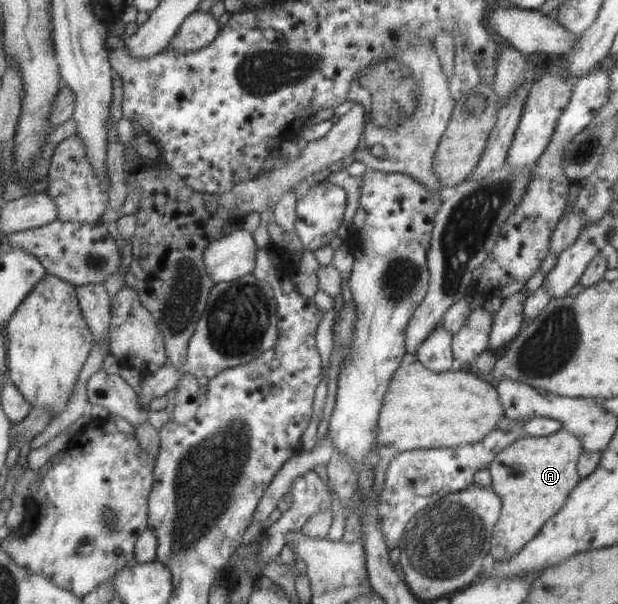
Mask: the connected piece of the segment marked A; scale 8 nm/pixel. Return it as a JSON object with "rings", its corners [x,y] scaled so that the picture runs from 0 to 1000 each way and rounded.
{"rings":[[[911,709],[895,719],[877,724],[845,724],[832,733],[807,747],[790,768],[790,780],[794,790],[796,813],[809,823],[807,854],[796,874],[796,889],[790,904],[790,917],[803,927],[822,927],[835,919],[853,896],[862,892],[871,882],[872,873],[890,859],[892,853],[901,849],[909,839],[916,821],[932,806],[940,795],[932,786],[932,765],[935,755],[943,748],[937,727],[919,717]]]}

